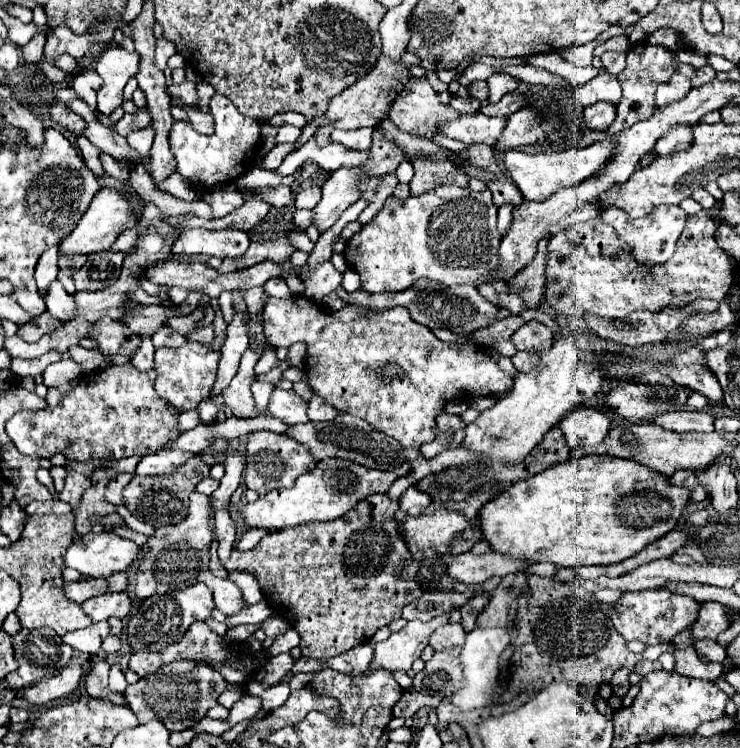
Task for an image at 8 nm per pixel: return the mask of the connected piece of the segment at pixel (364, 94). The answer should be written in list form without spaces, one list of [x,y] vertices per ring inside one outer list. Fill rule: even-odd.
[[[405,53],[399,61],[391,61],[389,57],[379,57],[377,65],[355,85],[347,87],[341,95],[329,101],[329,109],[325,117],[331,121],[331,127],[337,129],[361,129],[361,127],[377,127],[385,119],[385,109],[389,107],[389,89],[393,87],[391,81],[397,77],[409,77],[409,67],[419,65],[419,57],[415,53]]]

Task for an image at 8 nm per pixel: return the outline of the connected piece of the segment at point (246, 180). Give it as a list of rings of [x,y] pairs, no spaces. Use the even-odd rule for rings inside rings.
[[[303,165],[293,173],[293,175],[287,175],[287,177],[283,177],[283,175],[279,175],[277,171],[265,171],[265,169],[251,169],[251,171],[247,171],[247,173],[243,173],[237,181],[235,181],[235,185],[239,187],[239,189],[245,189],[245,187],[277,187],[277,185],[291,185],[295,179],[297,179],[297,175],[301,175],[301,171],[303,171]]]

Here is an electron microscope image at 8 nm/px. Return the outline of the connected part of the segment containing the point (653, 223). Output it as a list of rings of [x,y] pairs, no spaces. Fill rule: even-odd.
[[[680,206],[665,207],[659,211],[653,211],[641,219],[631,219],[629,215],[625,215],[625,211],[617,209],[617,207],[609,207],[601,219],[605,223],[609,223],[621,237],[621,241],[625,241],[627,245],[631,245],[635,257],[639,263],[645,265],[659,265],[671,259],[671,255],[675,253],[675,243],[679,239],[679,231],[683,231],[683,225],[686,223],[687,215]]]

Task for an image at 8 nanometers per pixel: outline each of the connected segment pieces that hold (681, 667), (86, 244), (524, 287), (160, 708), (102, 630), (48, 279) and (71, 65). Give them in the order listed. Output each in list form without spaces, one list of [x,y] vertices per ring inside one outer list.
[[[693,623],[685,628],[685,633],[677,635],[673,639],[673,643],[677,647],[677,651],[675,651],[675,659],[677,659],[675,671],[681,673],[681,675],[685,675],[685,677],[715,681],[723,673],[723,665],[721,663],[703,663],[697,657],[697,651],[693,649],[691,637],[689,637],[691,629],[693,629]]]
[[[103,187],[103,189],[95,195],[95,199],[91,201],[89,209],[87,209],[85,215],[81,217],[81,221],[77,223],[75,231],[69,233],[69,235],[61,241],[59,249],[65,251],[65,253],[85,253],[85,255],[87,255],[87,253],[97,253],[97,251],[107,251],[107,249],[117,241],[117,237],[119,237],[125,229],[131,229],[131,227],[135,225],[135,221],[137,221],[137,213],[135,213],[135,209],[131,207],[131,203],[127,201],[127,197],[121,195],[121,193],[115,191],[115,189]]]
[[[545,237],[545,239],[539,241],[535,259],[509,281],[509,285],[521,285],[521,293],[519,295],[523,297],[527,309],[537,309],[539,303],[541,303],[541,297],[543,297],[547,241],[549,241],[549,237]]]
[[[181,659],[181,661],[167,663],[151,677],[143,677],[135,685],[129,685],[125,691],[125,699],[127,705],[133,709],[133,713],[137,715],[139,723],[149,723],[157,719],[169,731],[185,731],[185,729],[193,729],[195,723],[201,721],[207,715],[207,711],[217,705],[217,697],[229,687],[241,693],[245,691],[245,685],[227,683],[221,677],[221,673],[215,671],[213,667],[205,663]]]
[[[101,621],[101,623],[93,623],[91,627],[77,629],[77,631],[63,635],[63,641],[67,645],[73,645],[73,649],[77,649],[81,653],[95,655],[101,649],[101,643],[107,635],[109,635],[109,623]]]
[[[51,247],[51,249],[47,249],[39,257],[39,263],[37,263],[37,269],[35,269],[37,287],[39,287],[39,293],[43,297],[47,295],[49,285],[57,279],[57,273],[59,273],[59,267],[57,267],[57,247]]]
[[[63,53],[63,55],[55,61],[55,65],[57,65],[59,69],[67,71],[67,73],[79,73],[79,71],[81,71],[81,67],[77,65],[77,61],[75,61],[69,53]]]

